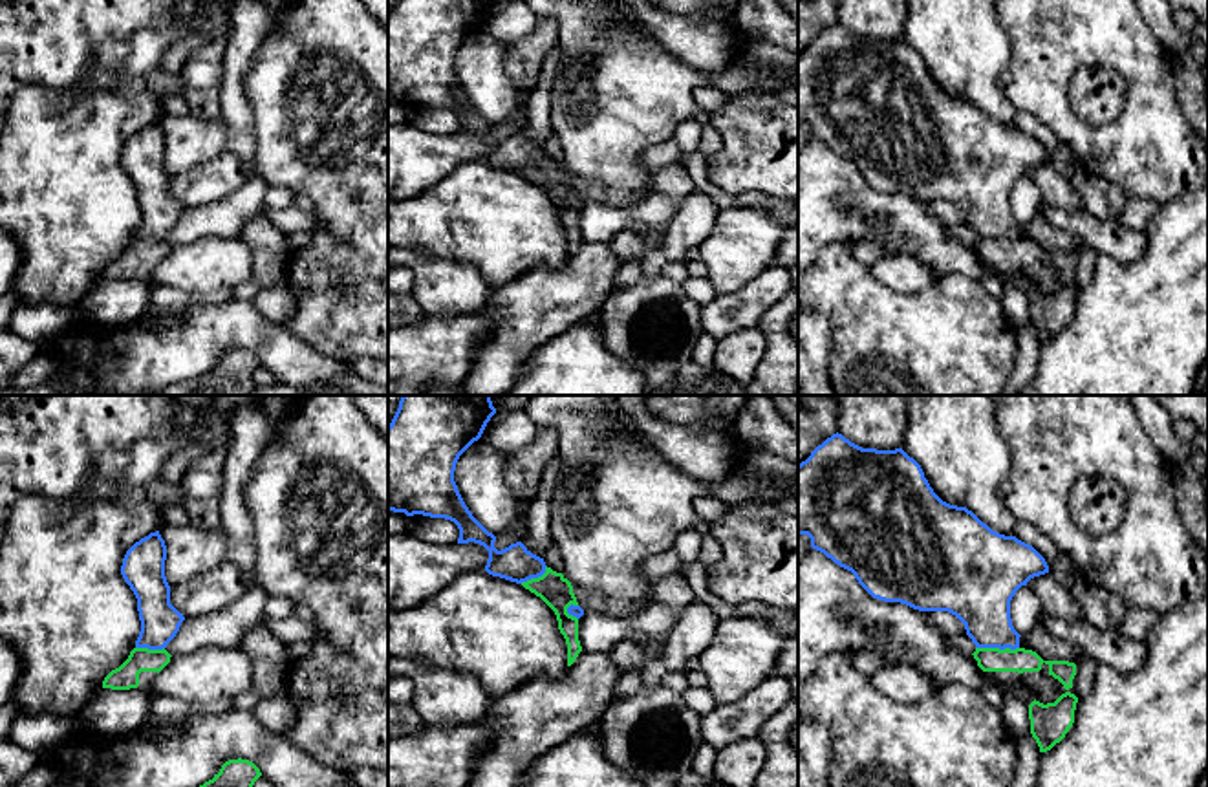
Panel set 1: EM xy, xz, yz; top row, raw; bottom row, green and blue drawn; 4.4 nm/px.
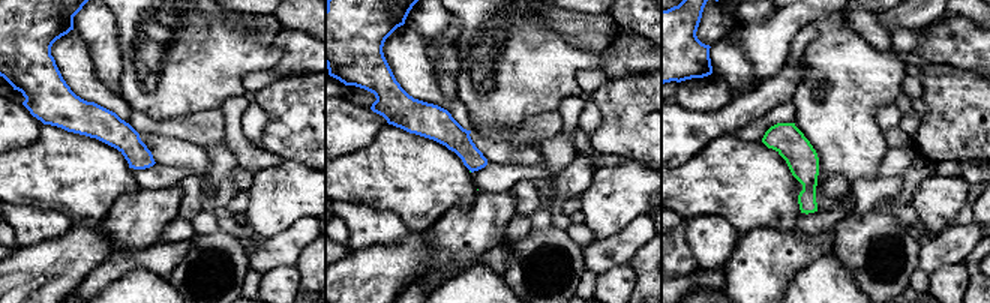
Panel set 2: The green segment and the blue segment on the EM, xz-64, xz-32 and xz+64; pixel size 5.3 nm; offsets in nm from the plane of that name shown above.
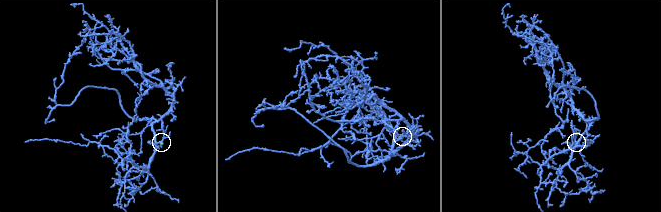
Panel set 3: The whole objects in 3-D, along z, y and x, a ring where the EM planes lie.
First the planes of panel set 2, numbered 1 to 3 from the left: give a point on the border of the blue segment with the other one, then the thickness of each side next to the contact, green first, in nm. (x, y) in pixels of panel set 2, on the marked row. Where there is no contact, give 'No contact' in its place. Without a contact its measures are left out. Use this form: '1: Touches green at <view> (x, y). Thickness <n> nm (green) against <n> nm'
1: No contact
2: No contact
3: No contact

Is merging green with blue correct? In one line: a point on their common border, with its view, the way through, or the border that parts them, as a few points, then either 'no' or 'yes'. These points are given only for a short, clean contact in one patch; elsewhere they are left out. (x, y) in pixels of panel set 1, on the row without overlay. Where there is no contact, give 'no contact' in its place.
contact yz (998, 238); border yz (976, 237), (1018, 238); no

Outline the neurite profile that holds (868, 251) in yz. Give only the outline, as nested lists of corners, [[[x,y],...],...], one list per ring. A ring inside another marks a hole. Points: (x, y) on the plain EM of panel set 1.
[[[875,240],[855,242],[853,258],[864,265],[871,265],[879,258],[888,256],[886,247]]]

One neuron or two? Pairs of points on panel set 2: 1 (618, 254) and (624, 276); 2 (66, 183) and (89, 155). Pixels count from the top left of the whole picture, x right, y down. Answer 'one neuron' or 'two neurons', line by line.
1: two neurons
2: one neuron

